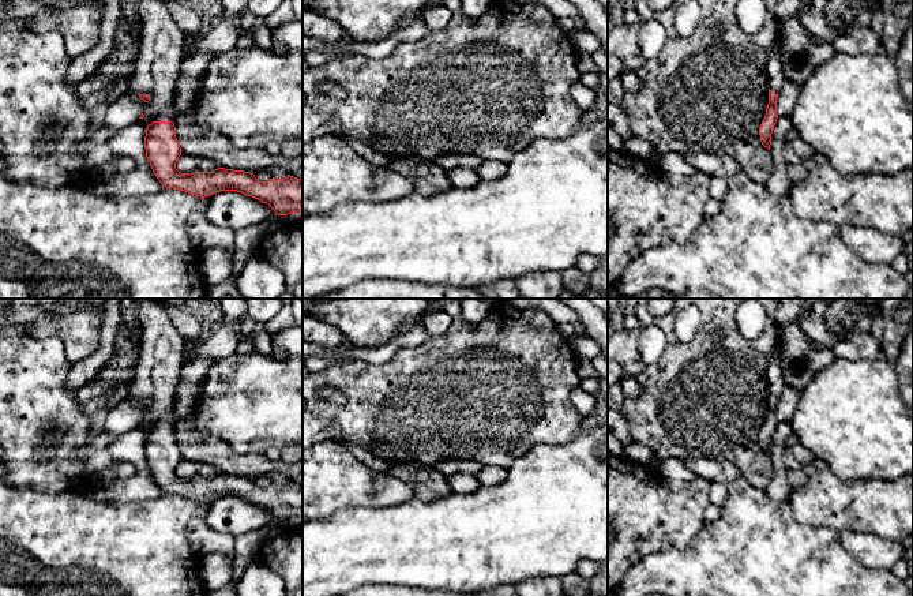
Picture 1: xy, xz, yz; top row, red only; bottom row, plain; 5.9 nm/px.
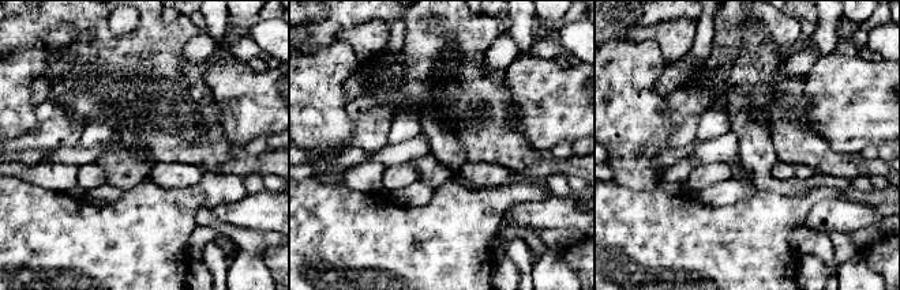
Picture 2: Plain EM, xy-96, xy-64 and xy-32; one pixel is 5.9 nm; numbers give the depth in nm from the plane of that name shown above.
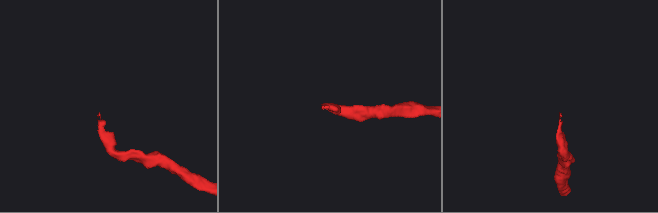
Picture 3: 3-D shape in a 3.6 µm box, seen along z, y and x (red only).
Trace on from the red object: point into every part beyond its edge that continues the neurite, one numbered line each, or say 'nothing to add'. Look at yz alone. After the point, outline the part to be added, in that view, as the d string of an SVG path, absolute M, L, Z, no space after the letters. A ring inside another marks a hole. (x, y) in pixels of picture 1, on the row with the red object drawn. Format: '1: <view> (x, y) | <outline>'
1: yz (776, 66) | M778 31L775 35L774 46L773 46L770 56L769 56L767 71L769 71L770 90L775 94L779 94L779 91L784 86L784 82L785 82L785 75L784 75L784 61L782 61L782 56L779 52L779 34L778 34Z

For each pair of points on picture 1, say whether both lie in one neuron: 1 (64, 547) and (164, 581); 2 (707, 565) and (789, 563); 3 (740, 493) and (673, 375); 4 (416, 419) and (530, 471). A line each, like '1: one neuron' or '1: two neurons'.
1: one neuron
2: one neuron
3: two neurons
4: two neurons

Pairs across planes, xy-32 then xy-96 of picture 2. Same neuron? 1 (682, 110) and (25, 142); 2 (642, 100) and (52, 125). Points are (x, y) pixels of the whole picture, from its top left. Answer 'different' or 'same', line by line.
1: same
2: different

